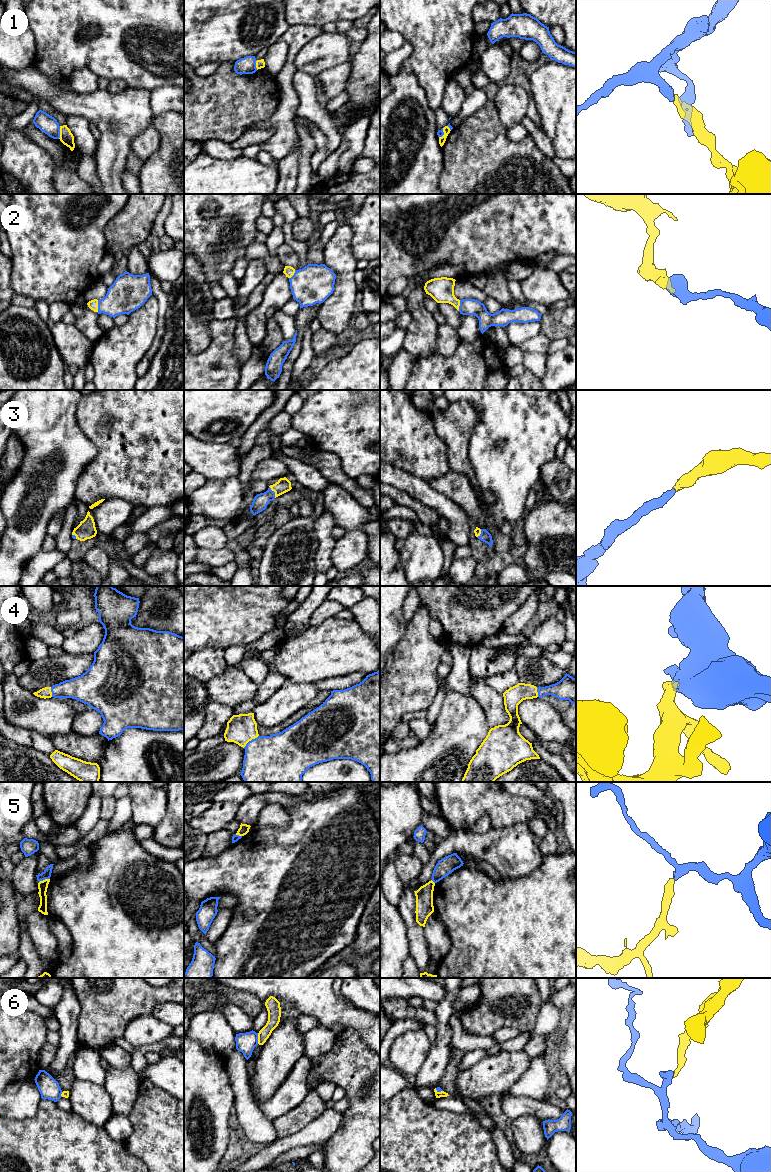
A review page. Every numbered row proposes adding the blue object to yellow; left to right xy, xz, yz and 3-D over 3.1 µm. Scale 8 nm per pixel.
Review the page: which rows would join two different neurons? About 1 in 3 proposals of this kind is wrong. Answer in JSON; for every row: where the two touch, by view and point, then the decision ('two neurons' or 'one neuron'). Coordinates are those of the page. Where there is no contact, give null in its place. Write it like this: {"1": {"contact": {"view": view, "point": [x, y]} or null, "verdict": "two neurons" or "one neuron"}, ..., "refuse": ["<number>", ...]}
{"1": {"contact": {"view": "xy", "point": [60, 132]}, "verdict": "two neurons"}, "2": {"contact": {"view": "xy", "point": [97, 306]}, "verdict": "one neuron"}, "3": {"contact": {"view": "xz", "point": [274, 491]}, "verdict": "one neuron"}, "4": {"contact": {"view": "xz", "point": [250, 740]}, "verdict": "one neuron"}, "5": {"contact": {"view": "xy", "point": [45, 879]}, "verdict": "two neurons"}, "6": {"contact": {"view": "xz", "point": [258, 1038]}, "verdict": "two neurons"}, "refuse": ["1", "5", "6"]}

